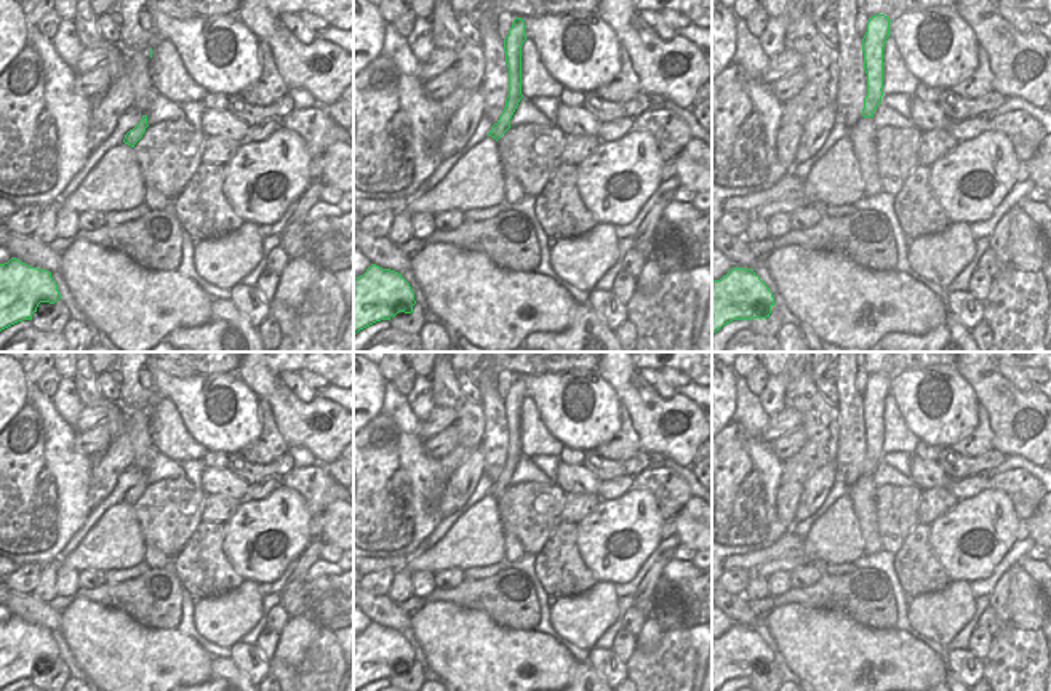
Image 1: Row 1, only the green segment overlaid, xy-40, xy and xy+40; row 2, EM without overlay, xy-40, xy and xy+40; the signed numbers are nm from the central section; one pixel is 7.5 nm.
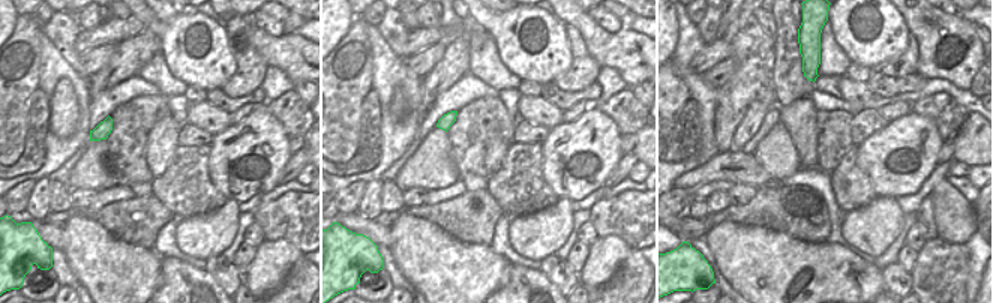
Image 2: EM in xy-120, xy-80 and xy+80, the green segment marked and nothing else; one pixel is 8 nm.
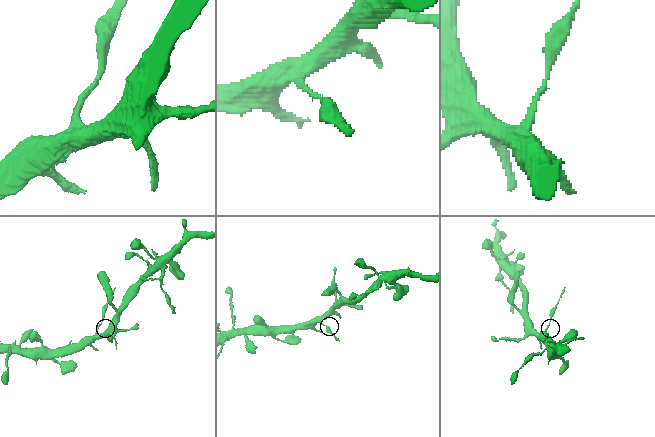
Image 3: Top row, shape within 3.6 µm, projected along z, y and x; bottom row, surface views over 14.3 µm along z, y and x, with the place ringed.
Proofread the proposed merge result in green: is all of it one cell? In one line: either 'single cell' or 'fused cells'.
fused cells

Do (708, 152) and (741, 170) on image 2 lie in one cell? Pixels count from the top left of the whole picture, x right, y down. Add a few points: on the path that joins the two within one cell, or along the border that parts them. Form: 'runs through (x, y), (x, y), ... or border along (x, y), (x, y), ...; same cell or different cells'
border along (719, 152), (684, 174); different cells

